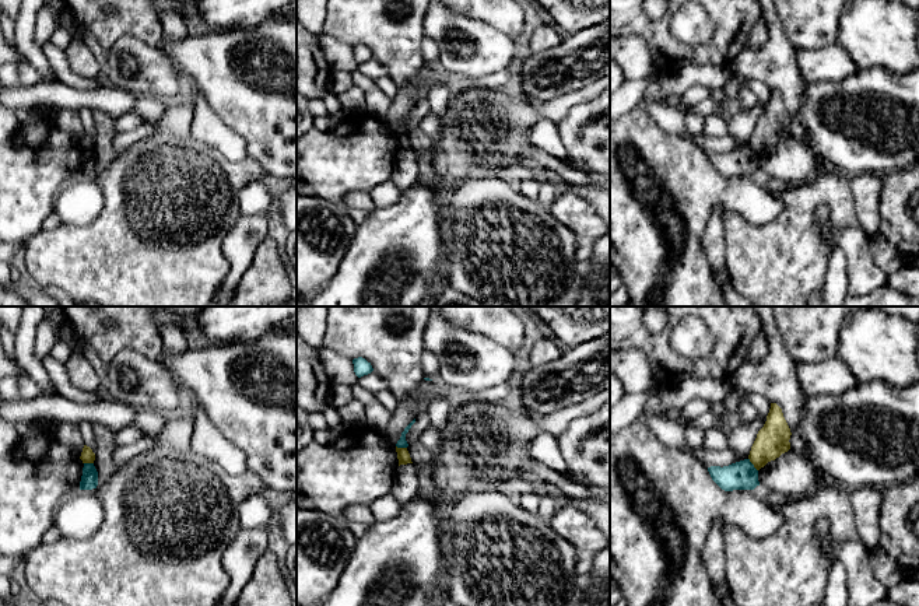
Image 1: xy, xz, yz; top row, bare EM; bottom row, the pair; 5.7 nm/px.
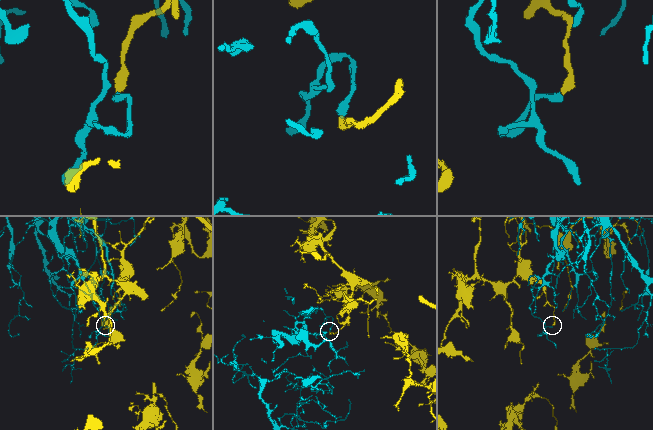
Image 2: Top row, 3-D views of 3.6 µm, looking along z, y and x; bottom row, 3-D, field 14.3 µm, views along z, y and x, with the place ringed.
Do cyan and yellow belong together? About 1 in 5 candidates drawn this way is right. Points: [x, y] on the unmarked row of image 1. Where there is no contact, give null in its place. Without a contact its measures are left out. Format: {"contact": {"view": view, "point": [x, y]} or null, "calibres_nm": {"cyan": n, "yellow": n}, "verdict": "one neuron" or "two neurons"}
{"contact": {"view": "yz", "point": [753, 151]}, "calibres_nm": {"cyan": 160, "yellow": 190}, "verdict": "two neurons"}

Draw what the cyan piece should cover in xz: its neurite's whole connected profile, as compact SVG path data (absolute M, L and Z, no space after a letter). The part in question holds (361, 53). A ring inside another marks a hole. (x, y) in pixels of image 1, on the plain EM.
M358 43L352 46L354 50L354 59L358 64L368 62L373 57L371 49L368 49L365 45Z

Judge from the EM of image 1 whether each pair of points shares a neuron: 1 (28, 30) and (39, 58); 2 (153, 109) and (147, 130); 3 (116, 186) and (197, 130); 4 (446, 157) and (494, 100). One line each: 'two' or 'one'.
1: one
2: two
3: two
4: one

